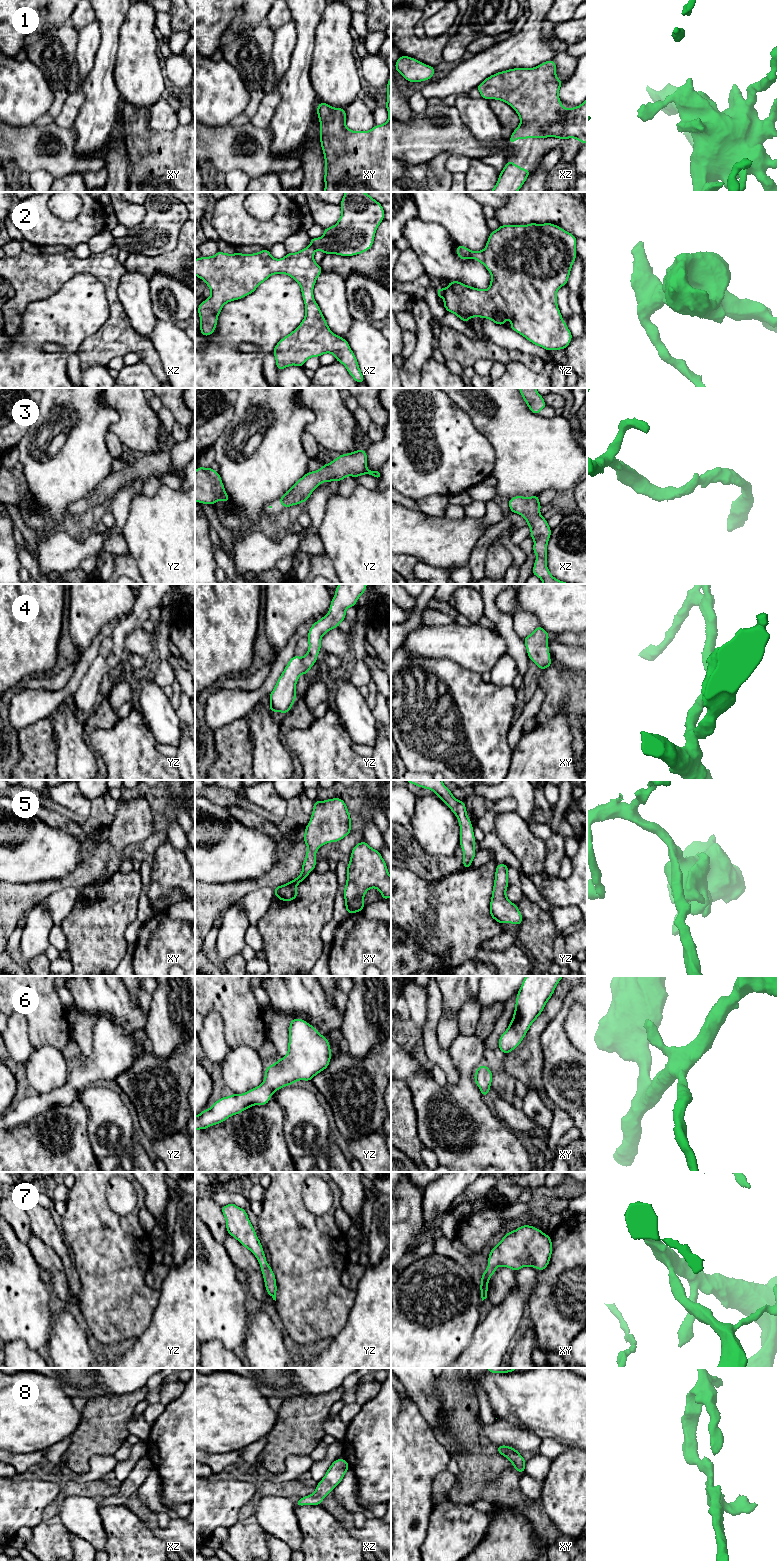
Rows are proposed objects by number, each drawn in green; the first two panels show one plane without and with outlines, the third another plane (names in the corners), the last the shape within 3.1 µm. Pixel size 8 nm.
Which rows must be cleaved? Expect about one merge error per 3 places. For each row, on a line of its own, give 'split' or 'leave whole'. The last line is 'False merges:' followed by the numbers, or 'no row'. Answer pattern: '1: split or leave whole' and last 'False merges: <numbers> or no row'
1: leave whole
2: split
3: leave whole
4: leave whole
5: leave whole
6: leave whole
7: leave whole
8: leave whole
False merges: 2

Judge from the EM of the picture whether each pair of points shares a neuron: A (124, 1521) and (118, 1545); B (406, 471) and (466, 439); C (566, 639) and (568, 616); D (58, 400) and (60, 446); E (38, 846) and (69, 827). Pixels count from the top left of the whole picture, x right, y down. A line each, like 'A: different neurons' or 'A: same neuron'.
A: same neuron
B: same neuron
C: different neurons
D: same neuron
E: different neurons

